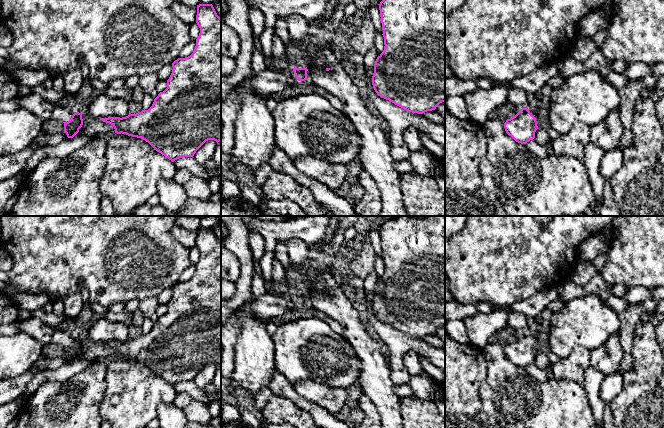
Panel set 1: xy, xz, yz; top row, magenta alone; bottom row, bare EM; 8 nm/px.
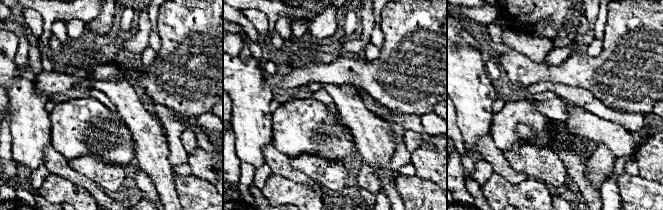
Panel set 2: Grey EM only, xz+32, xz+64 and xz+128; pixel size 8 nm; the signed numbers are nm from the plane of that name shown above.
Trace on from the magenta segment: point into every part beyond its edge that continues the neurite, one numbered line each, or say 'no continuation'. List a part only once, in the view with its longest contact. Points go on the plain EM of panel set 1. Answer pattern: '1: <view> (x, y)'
1: xy (34, 327)

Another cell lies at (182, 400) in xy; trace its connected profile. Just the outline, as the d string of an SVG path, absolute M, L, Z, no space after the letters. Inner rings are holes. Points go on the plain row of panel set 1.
M184 392L178 393L173 403L180 409L186 408L191 402L192 397Z

